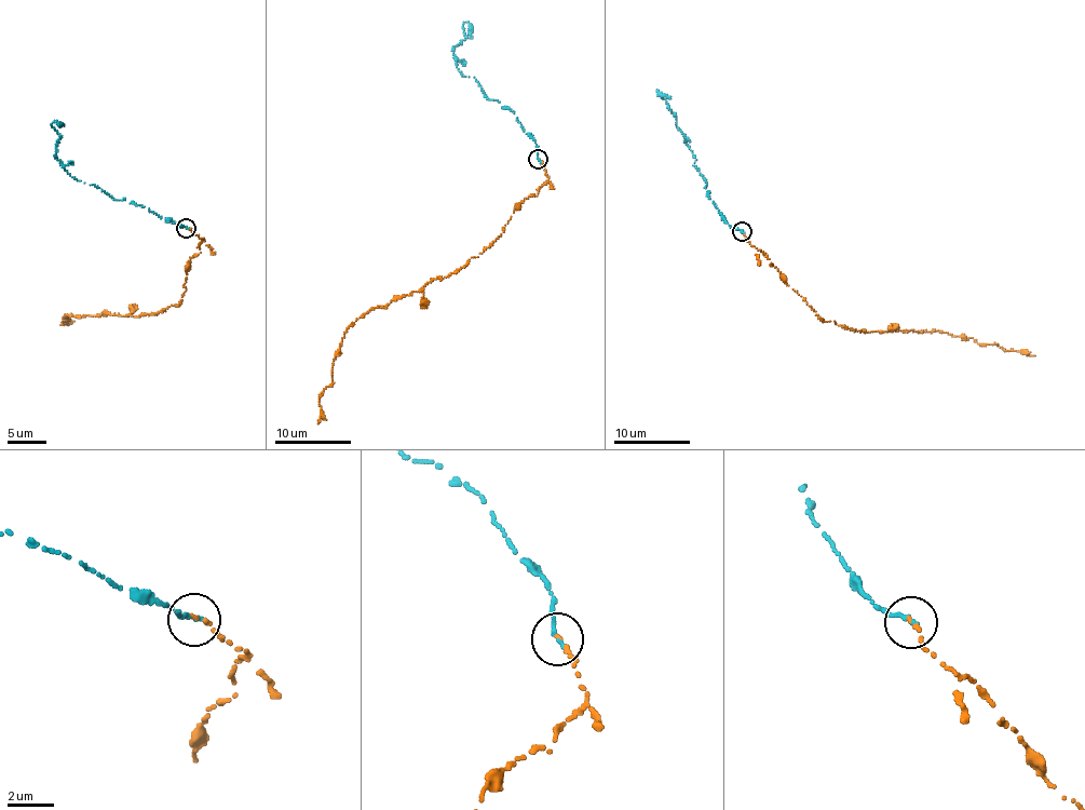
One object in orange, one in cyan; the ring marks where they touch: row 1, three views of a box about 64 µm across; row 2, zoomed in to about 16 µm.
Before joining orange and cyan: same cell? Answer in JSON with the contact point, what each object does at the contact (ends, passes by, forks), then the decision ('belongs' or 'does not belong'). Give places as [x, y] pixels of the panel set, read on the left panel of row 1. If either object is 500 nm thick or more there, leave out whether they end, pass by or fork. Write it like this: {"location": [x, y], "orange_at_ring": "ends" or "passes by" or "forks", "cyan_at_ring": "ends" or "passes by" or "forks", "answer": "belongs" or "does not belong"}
{"location": [186, 228], "orange_at_ring": "ends", "cyan_at_ring": "ends", "answer": "belongs"}

